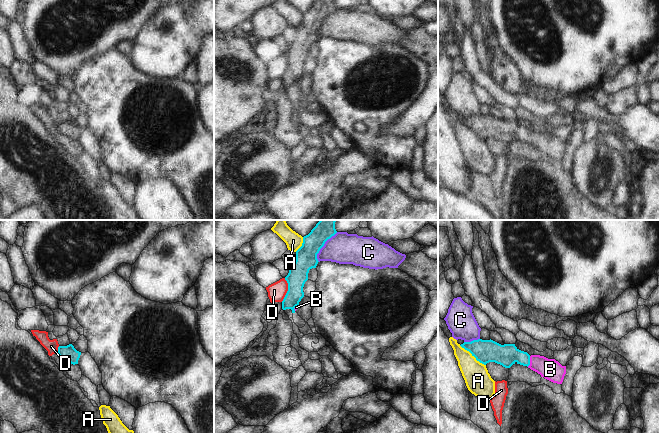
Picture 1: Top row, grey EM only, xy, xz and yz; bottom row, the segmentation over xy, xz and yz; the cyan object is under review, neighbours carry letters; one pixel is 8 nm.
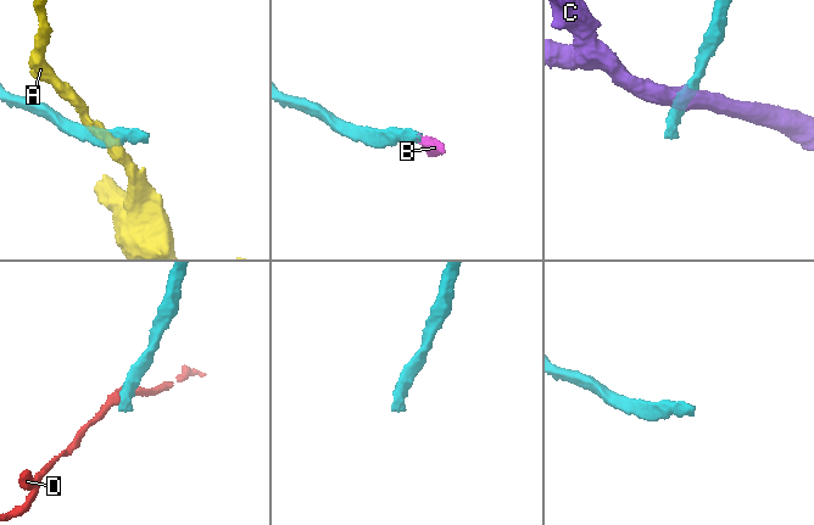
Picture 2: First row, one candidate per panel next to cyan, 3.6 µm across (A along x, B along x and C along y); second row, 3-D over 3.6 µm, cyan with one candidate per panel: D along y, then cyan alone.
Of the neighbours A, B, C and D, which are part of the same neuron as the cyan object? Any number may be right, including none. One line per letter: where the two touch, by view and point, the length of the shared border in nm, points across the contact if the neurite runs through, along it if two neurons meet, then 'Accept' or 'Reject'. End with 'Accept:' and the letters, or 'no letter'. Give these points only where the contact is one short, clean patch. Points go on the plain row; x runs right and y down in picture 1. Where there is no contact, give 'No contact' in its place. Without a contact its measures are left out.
A: Touches cyan at yz (472, 131). Shared border 280 nm. Boundary: yz (459, 121), (485, 141). Reject
B: Touches cyan at yz (529, 137). Shared border 90 nm. Path across: yz (506, 131), (517, 131), (529, 137), (536, 138), (550, 145). Accept
C: Touches cyan at xz (323, 21). Shared border 280 nm. Boundary: xz (337, 8), (320, 25), (317, 30), (318, 37). Reject
D: Touches cyan at xz (288, 66). Shared border 190 nm. Boundary: xz (285, 54), (287, 68), (281, 77). Reject
Accept: B

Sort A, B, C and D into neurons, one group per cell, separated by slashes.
A / B / C / D

